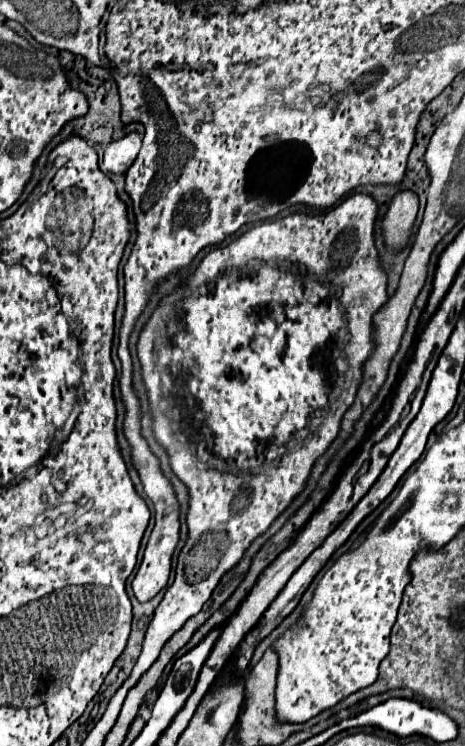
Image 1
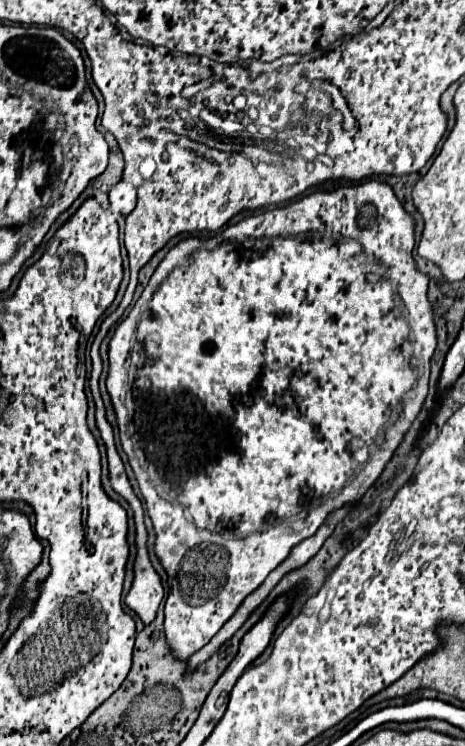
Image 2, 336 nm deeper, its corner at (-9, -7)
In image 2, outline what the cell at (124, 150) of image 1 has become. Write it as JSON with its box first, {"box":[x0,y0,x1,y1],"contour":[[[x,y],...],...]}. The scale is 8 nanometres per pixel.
{"box":[108,183,136,217],"contour":[[[116,183],[110,193],[108,193],[108,199],[110,199],[110,209],[116,213],[116,215],[122,215],[126,217],[128,213],[134,211],[136,207],[136,189],[130,185],[130,183]]]}

